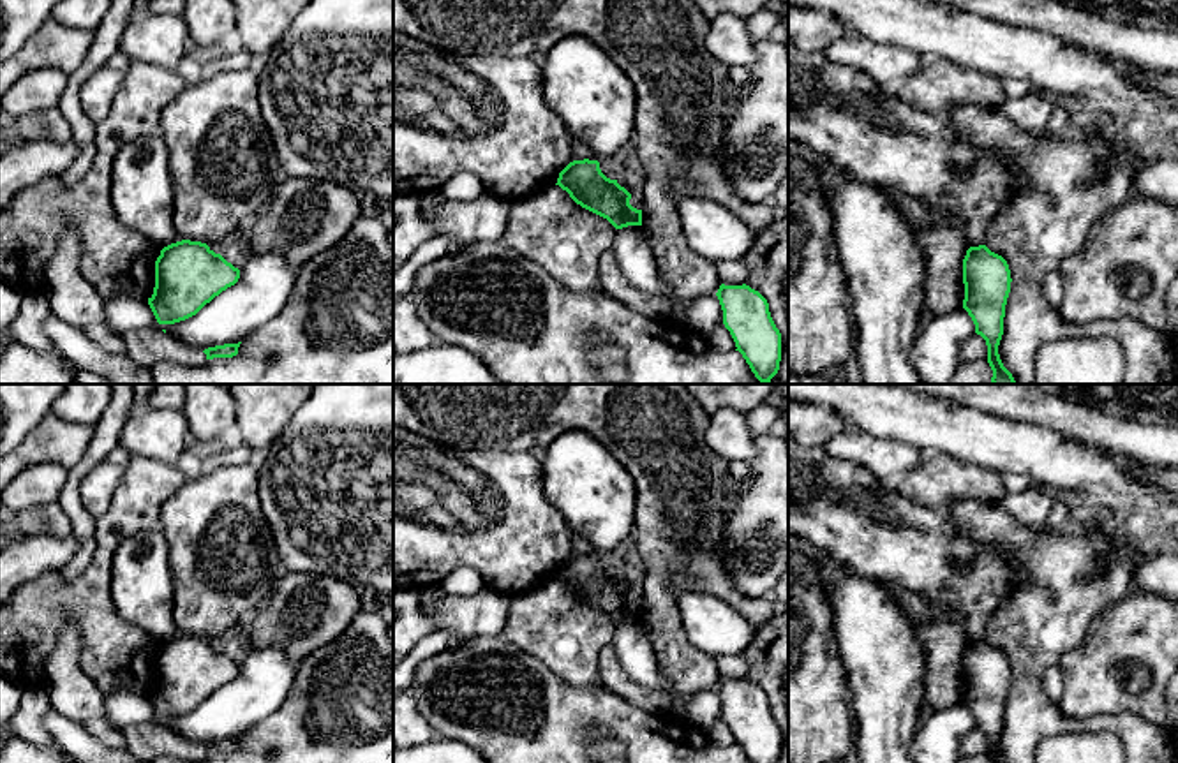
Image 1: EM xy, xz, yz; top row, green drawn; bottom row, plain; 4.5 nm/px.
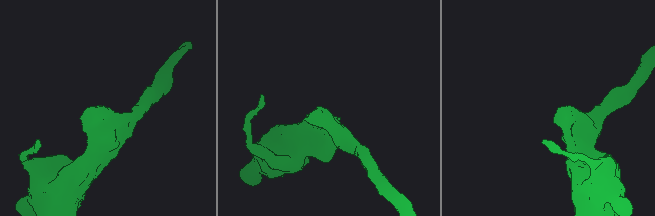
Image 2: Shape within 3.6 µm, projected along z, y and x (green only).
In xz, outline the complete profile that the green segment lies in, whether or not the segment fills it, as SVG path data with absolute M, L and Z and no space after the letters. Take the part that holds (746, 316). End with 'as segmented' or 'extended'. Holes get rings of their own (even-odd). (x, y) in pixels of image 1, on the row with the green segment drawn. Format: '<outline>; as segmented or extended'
M721 284L716 296L735 351L742 354L755 377L769 384L779 370L781 333L771 317L767 300L746 284Z; as segmented

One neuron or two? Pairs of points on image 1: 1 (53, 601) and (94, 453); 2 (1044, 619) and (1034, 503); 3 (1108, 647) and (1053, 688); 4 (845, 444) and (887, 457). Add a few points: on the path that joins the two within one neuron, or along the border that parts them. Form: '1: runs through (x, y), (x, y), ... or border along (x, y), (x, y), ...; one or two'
1: border along (94, 548), (92, 561), (78, 575), (60, 577); two
2: border along (1000, 504), (1018, 524), (1030, 527), (1044, 525); two
3: border along (1057, 665), (1062, 674), (1062, 696), (1058, 702); two
4: runs through (856, 446), (877, 455); one

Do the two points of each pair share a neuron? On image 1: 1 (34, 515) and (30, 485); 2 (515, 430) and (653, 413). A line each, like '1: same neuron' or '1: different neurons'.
1: different neurons
2: same neuron

